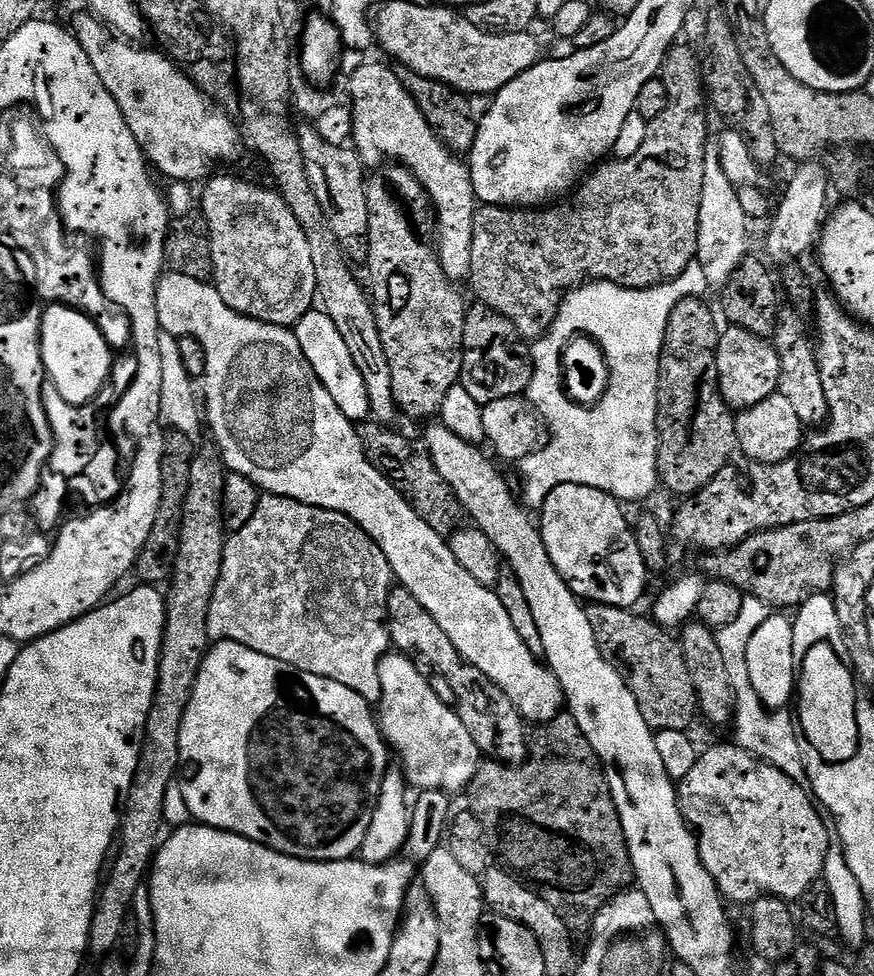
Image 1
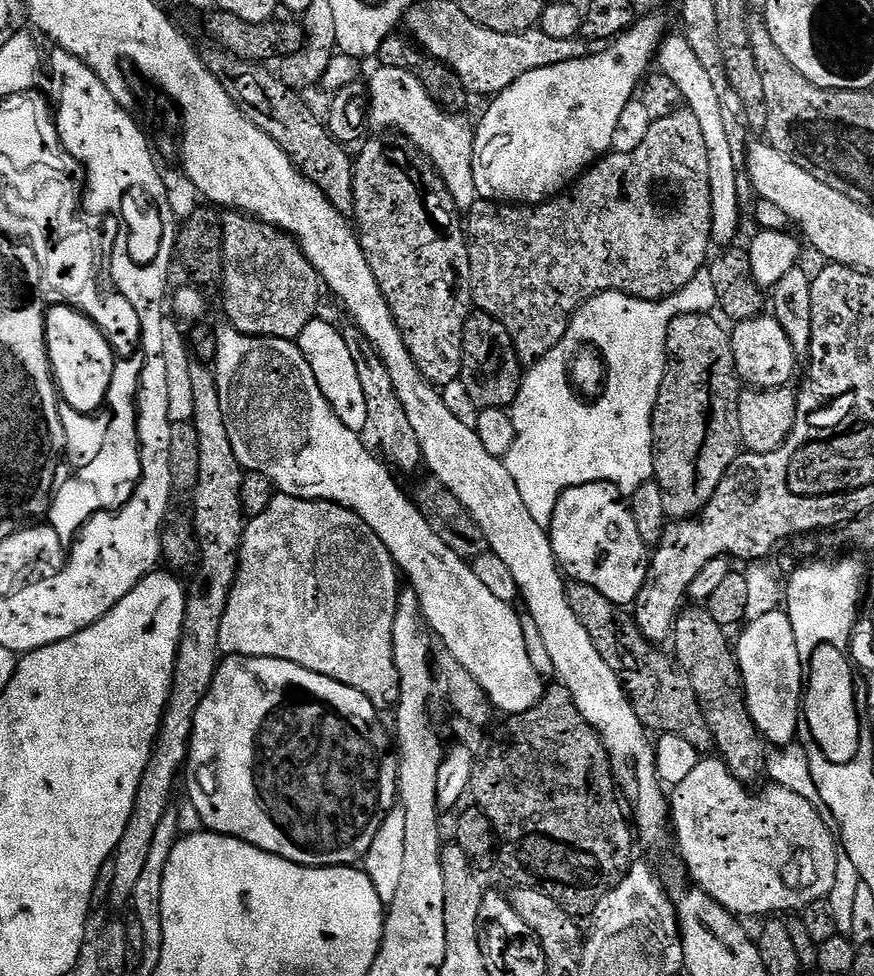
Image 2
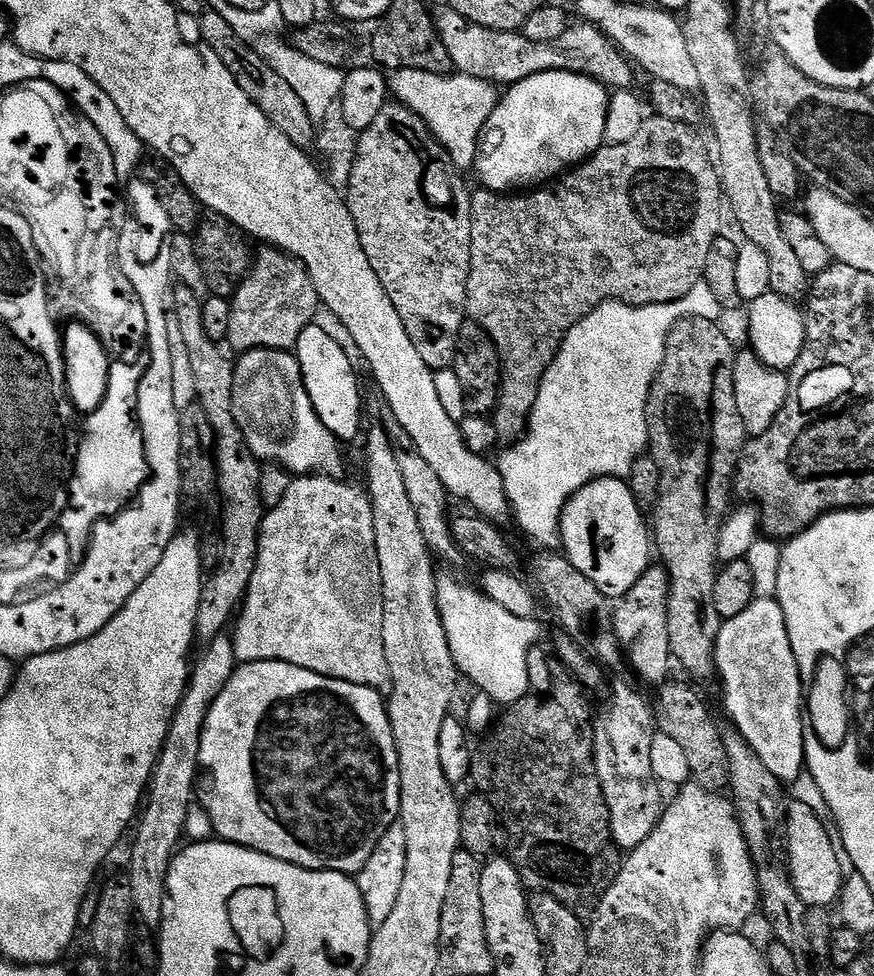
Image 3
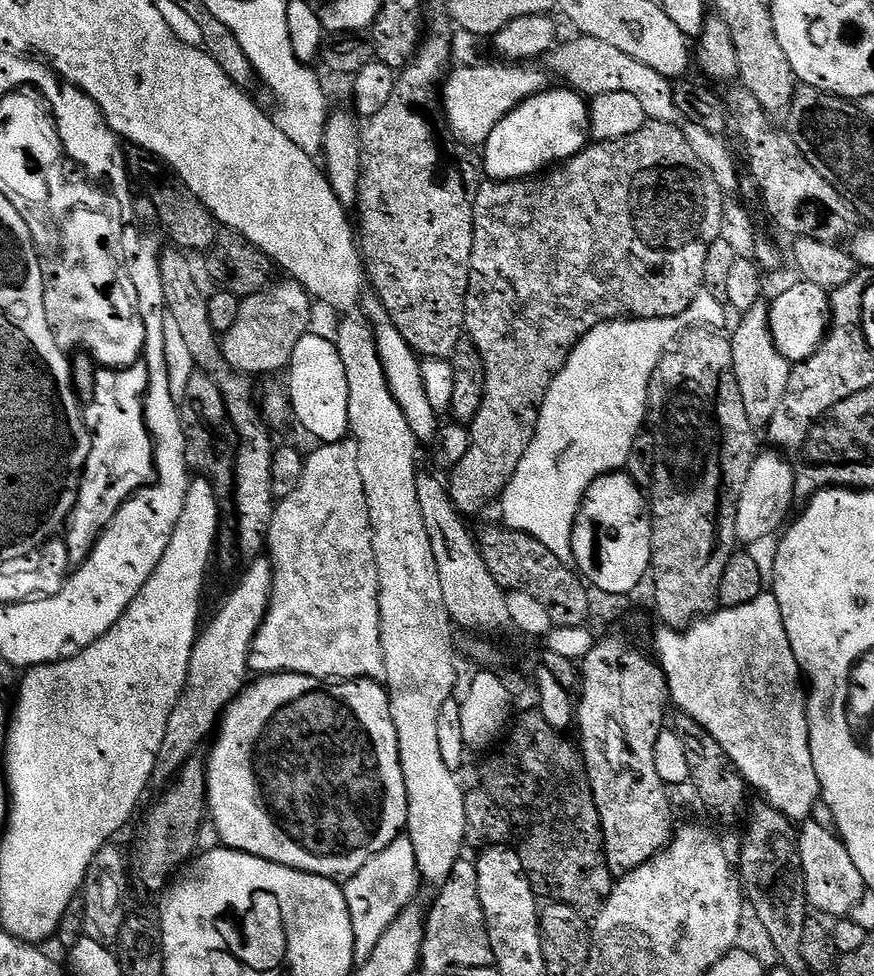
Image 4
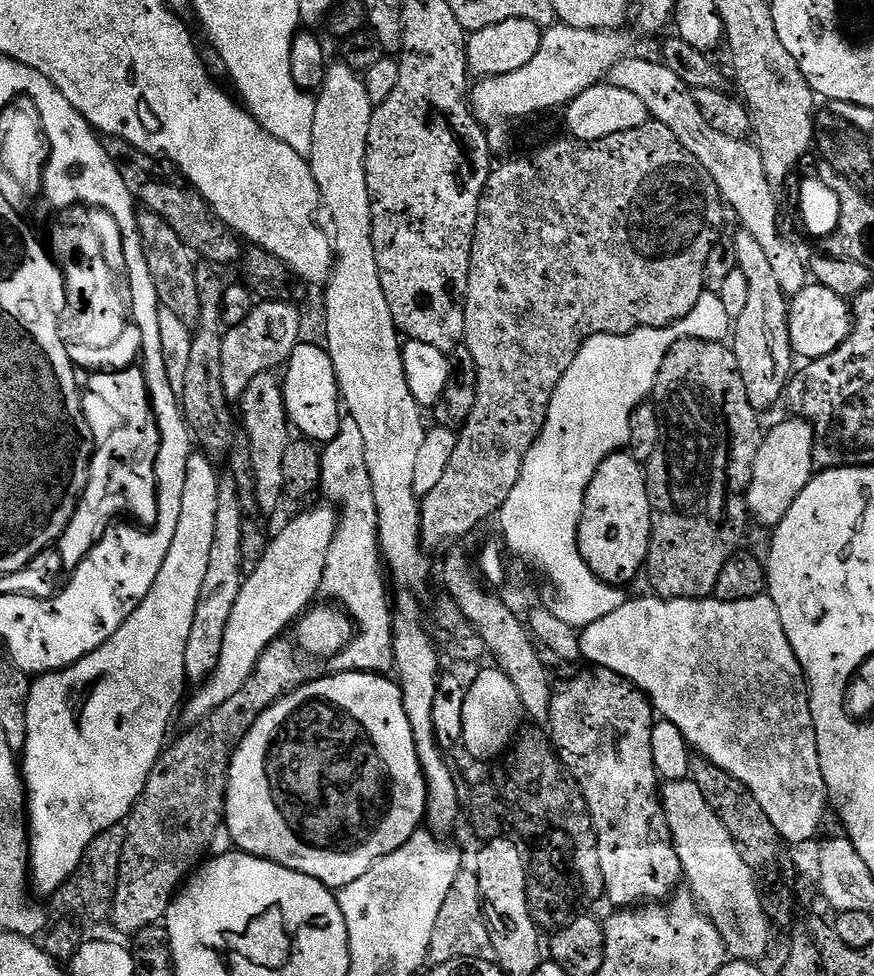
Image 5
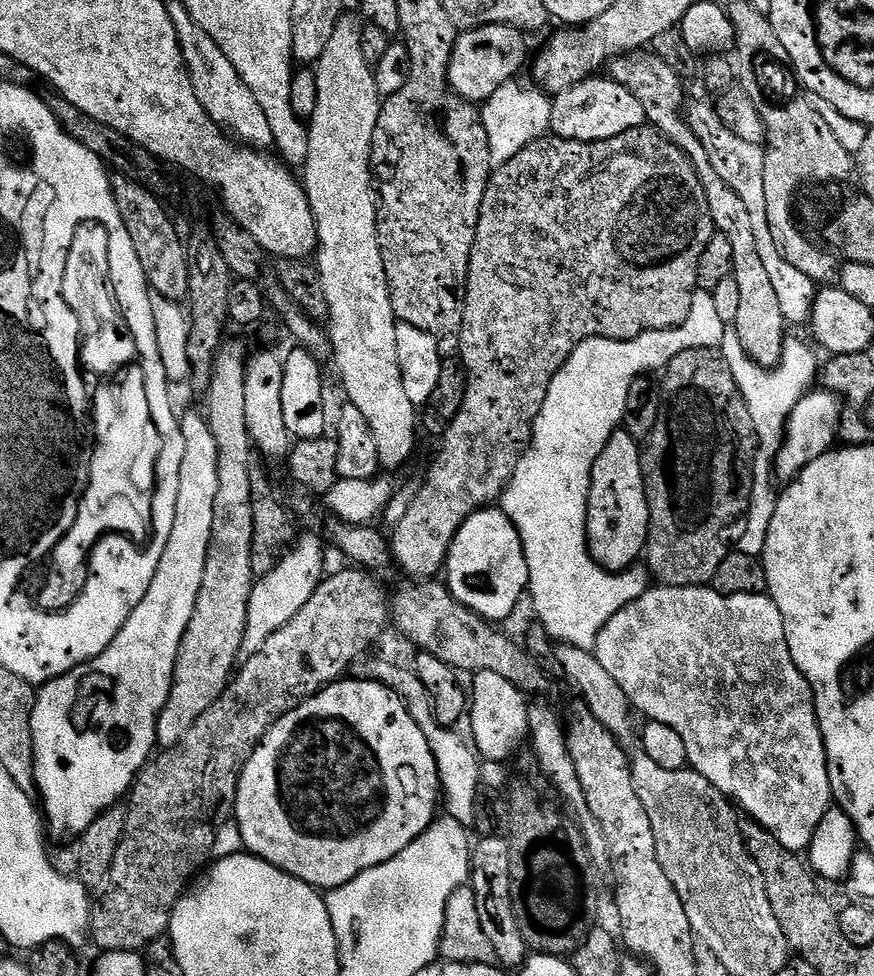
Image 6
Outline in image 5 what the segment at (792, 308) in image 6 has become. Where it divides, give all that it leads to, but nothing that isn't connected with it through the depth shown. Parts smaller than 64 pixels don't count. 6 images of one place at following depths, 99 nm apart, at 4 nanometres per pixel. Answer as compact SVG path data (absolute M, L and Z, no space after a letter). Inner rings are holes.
M629 54L613 65L607 74L607 83L618 86L618 90L630 90L630 94L642 98L646 102L646 110L651 119L662 122L669 130L674 130L674 138L682 142L682 146L701 169L708 171L707 179L714 185L730 207L736 211L741 220L743 231L749 232L754 242L766 250L766 258L770 258L770 266L778 278L778 286L784 295L791 298L802 291L809 283L810 272L798 257L792 253L792 248L780 237L780 228L776 225L776 200L772 197L773 187L766 178L766 170L762 166L762 158L758 154L755 143L747 139L735 140L726 138L726 134L718 134L706 118L702 118L702 110L698 110L698 102L694 102L692 89L682 82L676 74L663 62L643 60L637 54Z

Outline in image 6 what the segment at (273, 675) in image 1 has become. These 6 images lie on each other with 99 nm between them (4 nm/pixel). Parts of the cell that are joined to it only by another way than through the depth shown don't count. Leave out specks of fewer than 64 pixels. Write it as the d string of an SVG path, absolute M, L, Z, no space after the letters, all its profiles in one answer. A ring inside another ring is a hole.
M341 678L335 684L329 684L309 700L303 700L294 710L290 710L262 738L262 742L250 754L246 766L238 782L236 810L234 821L241 830L241 842L251 855L260 860L281 868L286 874L306 882L317 890L341 888L359 875L366 874L371 868L383 866L387 860L394 860L408 851L410 842L422 835L432 821L437 819L436 803L442 800L438 766L435 765L434 754L431 753L426 735L418 728L418 723L407 712L406 706L397 693L394 693L378 681L361 680L359 678Z

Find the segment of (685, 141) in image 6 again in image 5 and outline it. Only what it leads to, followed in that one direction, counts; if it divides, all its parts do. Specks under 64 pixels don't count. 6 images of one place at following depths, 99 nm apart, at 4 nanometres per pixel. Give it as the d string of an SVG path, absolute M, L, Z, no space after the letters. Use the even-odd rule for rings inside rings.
M737 231L734 251L736 267L746 276L746 286L749 287L746 306L742 314L734 317L734 331L731 333L730 347L736 356L738 370L742 374L742 382L746 386L748 401L753 408L763 410L781 403L785 395L790 377L793 375L792 360L794 353L790 334L788 333L789 297L778 286L778 278L774 275L774 268L770 266L770 258L766 258L766 250L762 250L759 242L749 232Z

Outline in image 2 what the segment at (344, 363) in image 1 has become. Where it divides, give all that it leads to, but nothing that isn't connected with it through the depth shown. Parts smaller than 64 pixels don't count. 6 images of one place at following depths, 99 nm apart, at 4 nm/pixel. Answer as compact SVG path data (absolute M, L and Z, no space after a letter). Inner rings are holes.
M313 318L302 330L298 337L300 349L306 362L310 362L310 370L314 370L314 378L342 426L363 433L368 428L366 397L362 395L362 386L358 383L358 370L354 370L354 358L350 358L350 350L346 350L343 331L320 319Z

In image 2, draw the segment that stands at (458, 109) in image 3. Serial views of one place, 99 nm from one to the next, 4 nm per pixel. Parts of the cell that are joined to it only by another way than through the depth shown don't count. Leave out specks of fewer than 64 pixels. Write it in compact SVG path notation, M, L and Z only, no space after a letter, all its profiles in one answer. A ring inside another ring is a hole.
M377 67L377 72L366 80L368 93L368 123L376 130L395 130L408 137L420 153L427 156L429 164L444 183L444 189L452 195L457 209L473 208L478 199L474 186L474 142L476 133L473 121L452 110L445 110L426 94L426 86L401 68Z

